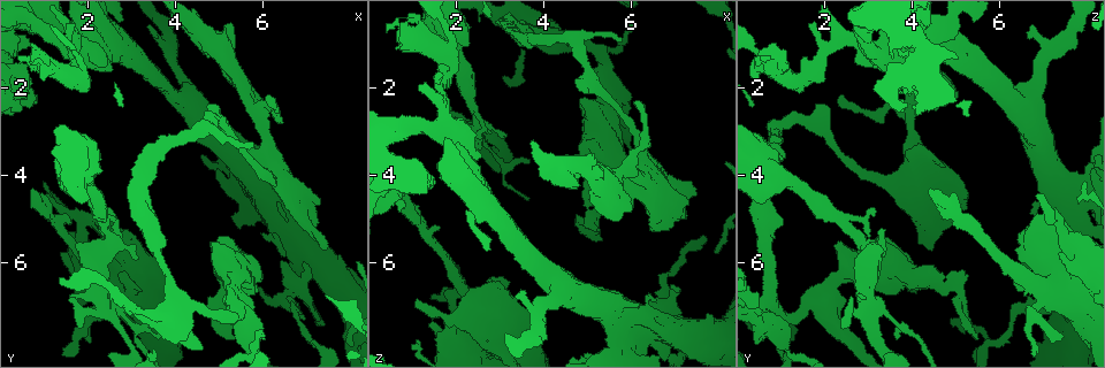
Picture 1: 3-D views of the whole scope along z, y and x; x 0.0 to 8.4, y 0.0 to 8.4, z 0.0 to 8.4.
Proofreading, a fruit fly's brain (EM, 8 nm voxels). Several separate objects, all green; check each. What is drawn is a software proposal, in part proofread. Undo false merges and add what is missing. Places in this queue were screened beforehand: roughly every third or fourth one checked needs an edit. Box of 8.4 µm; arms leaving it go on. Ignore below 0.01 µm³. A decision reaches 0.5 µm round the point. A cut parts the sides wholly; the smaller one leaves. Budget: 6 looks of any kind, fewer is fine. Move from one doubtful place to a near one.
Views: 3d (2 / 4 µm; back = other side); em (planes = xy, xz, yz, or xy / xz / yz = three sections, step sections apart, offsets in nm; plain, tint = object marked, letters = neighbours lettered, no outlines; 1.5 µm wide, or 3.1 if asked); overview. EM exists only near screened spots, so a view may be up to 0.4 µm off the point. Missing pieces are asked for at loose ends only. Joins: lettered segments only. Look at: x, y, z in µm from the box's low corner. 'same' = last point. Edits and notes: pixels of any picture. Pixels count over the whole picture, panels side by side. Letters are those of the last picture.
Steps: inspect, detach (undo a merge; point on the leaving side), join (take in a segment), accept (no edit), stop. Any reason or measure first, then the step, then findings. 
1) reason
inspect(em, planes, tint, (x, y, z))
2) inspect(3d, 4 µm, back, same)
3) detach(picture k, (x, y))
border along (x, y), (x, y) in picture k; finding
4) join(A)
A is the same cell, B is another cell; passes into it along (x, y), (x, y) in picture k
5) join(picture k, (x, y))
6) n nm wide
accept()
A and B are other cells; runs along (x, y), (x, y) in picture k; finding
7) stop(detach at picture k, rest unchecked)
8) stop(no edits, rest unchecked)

tapers out
inspect(3d, 4 µm, (6.10, 2.20, 2.35))

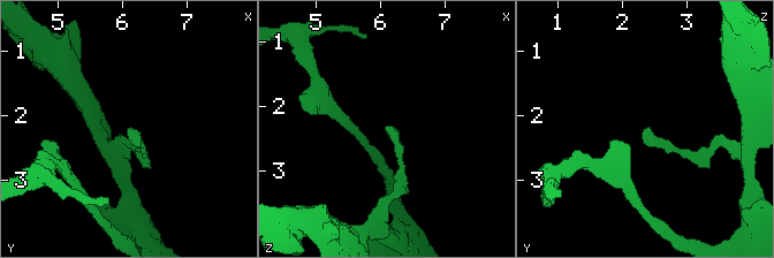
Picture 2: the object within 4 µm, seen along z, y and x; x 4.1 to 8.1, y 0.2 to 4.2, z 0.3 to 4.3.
inspect(em, yz, step 4, tint, (6.15, 2.20, 2.35))

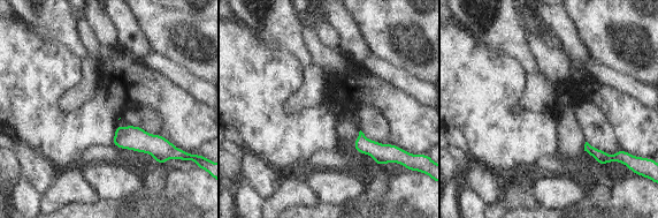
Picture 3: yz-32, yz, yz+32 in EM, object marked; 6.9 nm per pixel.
another direction
inspect(em, planes, letters, same)

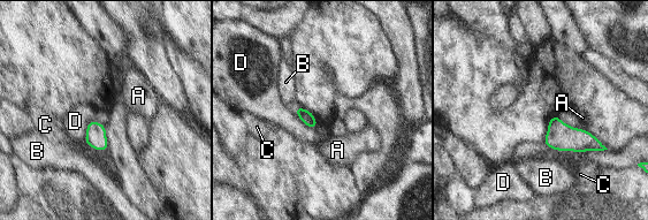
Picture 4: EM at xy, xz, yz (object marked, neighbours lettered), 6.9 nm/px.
accept()
A, B, C and D are other cells; none of them fits

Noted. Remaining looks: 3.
abrupt turn
inspect(3d, 2 µm, (5.90, 4.65, 8.00))

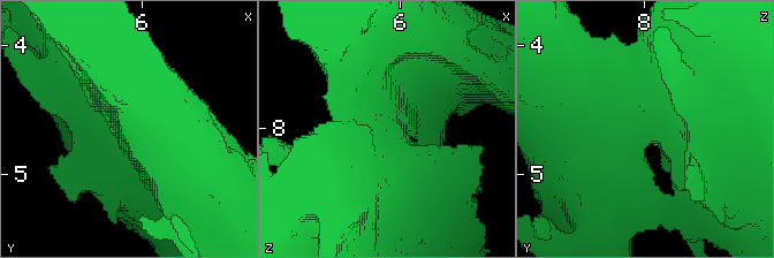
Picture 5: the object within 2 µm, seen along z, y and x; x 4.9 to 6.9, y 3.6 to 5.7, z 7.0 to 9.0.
arms of 380, 380 nm; now the EM
inspect(em, xy, step 8, tint, (5.88, 4.58, 7.94))

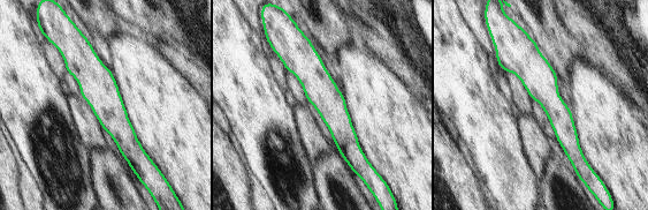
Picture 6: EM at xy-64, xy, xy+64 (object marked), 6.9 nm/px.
cut it another way
inspect(em, planes, letters, same)

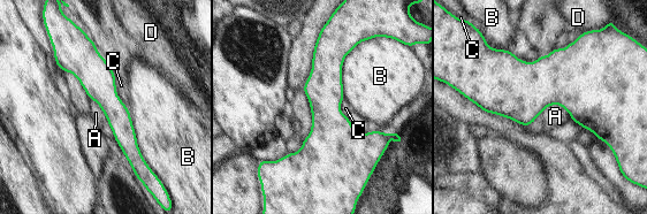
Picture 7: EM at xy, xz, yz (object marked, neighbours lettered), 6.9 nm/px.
B touches over 440 nm
accept()
A, B, C and D are other cells; border along (114, 75), (118, 96), (127, 107) in picture 7; all the same cell

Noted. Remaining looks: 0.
stop(no edits, rest unchecked)

